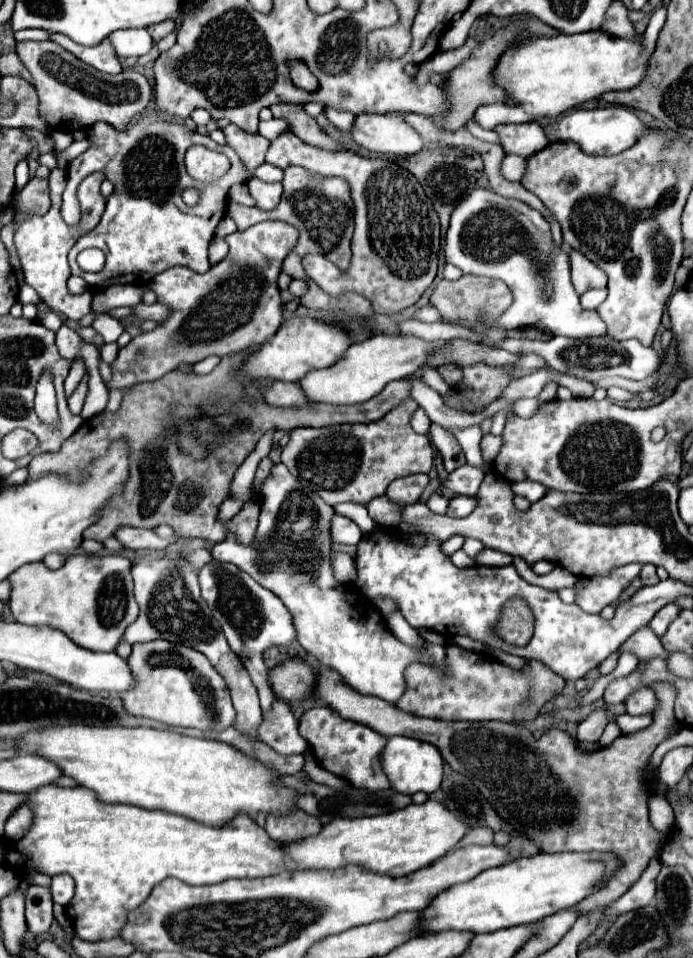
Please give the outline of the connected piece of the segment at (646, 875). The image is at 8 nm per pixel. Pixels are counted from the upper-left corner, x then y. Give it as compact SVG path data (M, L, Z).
M653 858L647 866L647 870L639 876L639 882L635 882L619 900L615 900L603 914L609 914L609 916L619 916L623 912L629 912L629 910L637 910L637 908L643 908L647 906L653 898L655 898L655 878L661 870L661 862L657 858Z

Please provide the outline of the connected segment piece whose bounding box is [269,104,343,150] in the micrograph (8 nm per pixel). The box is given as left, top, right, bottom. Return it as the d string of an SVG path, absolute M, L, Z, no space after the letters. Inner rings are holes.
M274 104L269 107L269 110L273 112L275 118L283 118L289 122L289 130L299 136L303 142L307 144L313 144L313 146L319 146L319 148L325 148L325 150L343 150L343 146L339 146L335 140L327 138L315 118L311 118L301 104Z

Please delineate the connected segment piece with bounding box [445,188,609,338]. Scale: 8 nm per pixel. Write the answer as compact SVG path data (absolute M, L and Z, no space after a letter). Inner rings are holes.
M477 188L477 190L473 190L473 192L471 192L471 194L469 194L469 196L455 208L455 212L451 214L451 224L449 224L449 230L447 230L447 236L445 236L445 258L447 258L449 264L461 268L463 274L501 278L501 280L511 288L511 292L513 292L513 304L511 304L511 306L507 308L507 312L499 318L499 324L501 324L503 328L507 328L507 330L519 330L519 328L529 328L529 326L533 328L533 326L541 324L541 326L545 326L553 336L569 336L569 338L607 338L607 336L609 336L609 334L607 334L607 326L605 326L605 322L599 318L599 314L593 312L593 310L583 310L583 308L581 308L581 304L579 304L579 296L577 296L577 292L575 292L575 288L573 288L573 284L571 284L569 256L553 244L551 230L549 230L549 222L547 222L537 210L529 208L529 206L527 206L525 202L521 202L521 200L509 200L509 198L503 198L503 196L495 194L495 192L489 190L489 188Z

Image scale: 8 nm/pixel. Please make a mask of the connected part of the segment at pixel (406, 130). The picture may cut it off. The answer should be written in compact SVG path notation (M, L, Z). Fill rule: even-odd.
M359 114L347 134L359 148L379 154L407 156L423 148L417 132L399 116L389 114Z

